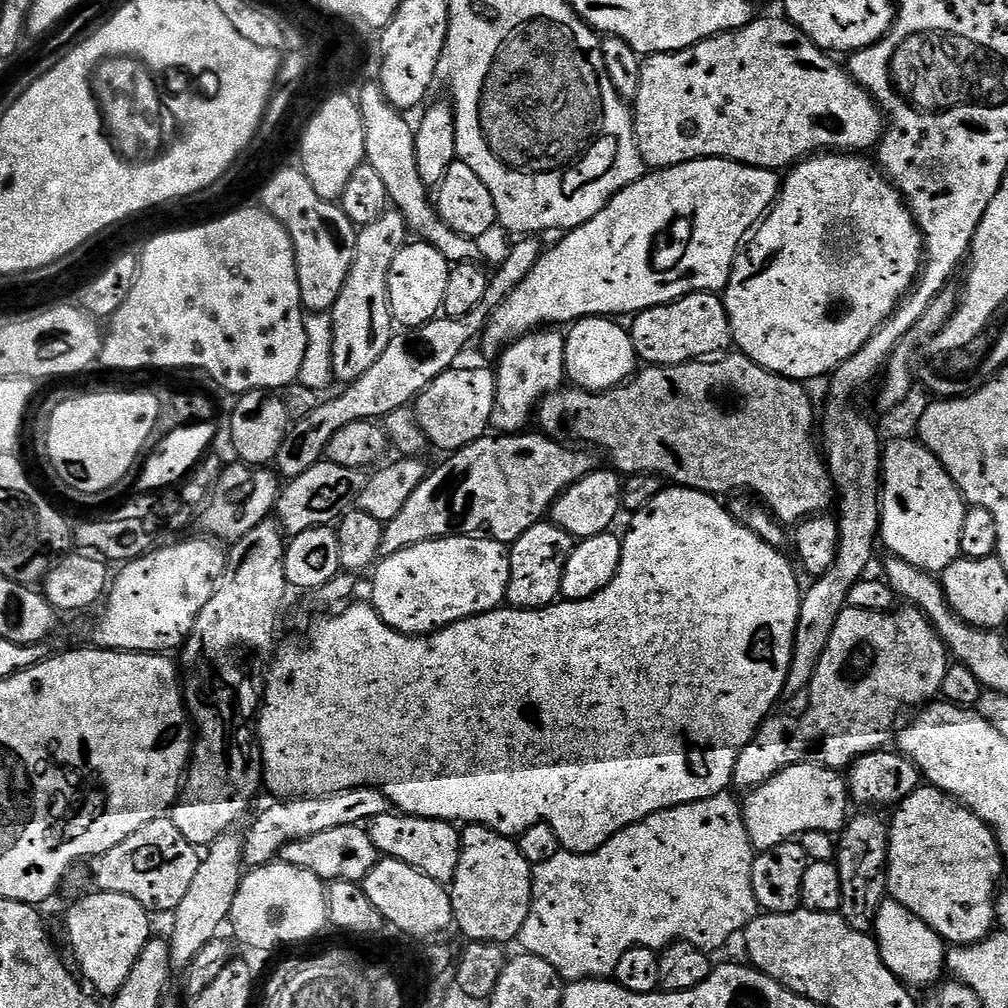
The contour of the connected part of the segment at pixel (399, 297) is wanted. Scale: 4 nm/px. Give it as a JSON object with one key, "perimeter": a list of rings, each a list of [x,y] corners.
{"perimeter":[[[409,242],[402,250],[398,250],[398,258],[394,258],[394,266],[390,266],[388,293],[393,321],[401,329],[420,328],[441,315],[449,271],[448,260],[442,258],[442,254],[438,254],[433,244]]]}

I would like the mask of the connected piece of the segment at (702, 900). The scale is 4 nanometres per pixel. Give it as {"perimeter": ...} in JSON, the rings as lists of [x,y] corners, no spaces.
{"perimeter":[[[731,791],[720,792],[714,798],[702,798],[702,802],[690,802],[689,804],[683,804],[682,806],[674,806],[670,810],[662,810],[658,814],[650,814],[645,820],[640,820],[637,824],[626,826],[621,832],[614,834],[614,838],[607,840],[598,850],[581,853],[566,852],[562,850],[558,854],[554,854],[554,858],[550,858],[550,862],[542,862],[541,864],[535,865],[532,870],[532,901],[530,902],[530,914],[526,914],[526,922],[522,926],[522,930],[518,937],[518,944],[521,944],[521,946],[524,947],[521,949],[529,956],[537,956],[546,962],[550,962],[550,966],[554,966],[554,970],[558,970],[558,974],[563,976],[565,981],[568,982],[573,980],[602,980],[615,977],[618,958],[622,958],[622,954],[626,954],[626,950],[630,950],[631,948],[655,948],[657,950],[663,950],[670,944],[683,942],[698,946],[706,953],[716,954],[716,951],[718,951],[731,936],[739,937],[744,929],[748,927],[749,922],[755,920],[758,915],[758,905],[754,898],[754,886],[750,882],[750,870],[752,869],[752,861],[754,859],[754,849],[750,842],[750,834],[746,834],[746,822],[744,821],[744,809],[741,801],[739,799],[735,800],[732,795],[733,793]]]}

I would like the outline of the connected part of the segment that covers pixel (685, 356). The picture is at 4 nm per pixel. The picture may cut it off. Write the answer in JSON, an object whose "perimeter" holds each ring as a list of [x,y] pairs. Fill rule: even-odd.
{"perimeter":[[[692,292],[673,304],[659,304],[637,312],[631,317],[630,331],[637,357],[645,365],[657,368],[704,362],[733,347],[728,311],[715,292]]]}

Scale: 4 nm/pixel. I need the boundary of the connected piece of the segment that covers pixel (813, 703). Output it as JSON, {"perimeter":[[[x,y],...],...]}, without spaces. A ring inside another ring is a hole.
{"perimeter":[[[904,606],[901,612],[871,612],[845,607],[844,612],[838,614],[838,622],[834,622],[834,634],[830,634],[818,670],[814,670],[814,678],[808,683],[808,705],[804,713],[797,720],[792,716],[769,715],[755,738],[741,750],[734,766],[733,785],[743,790],[757,788],[786,766],[795,764],[824,764],[827,768],[844,770],[858,757],[881,751],[887,745],[884,743],[893,739],[893,729],[888,727],[903,708],[916,710],[940,696],[949,663],[950,653],[942,638],[917,608]]]}

